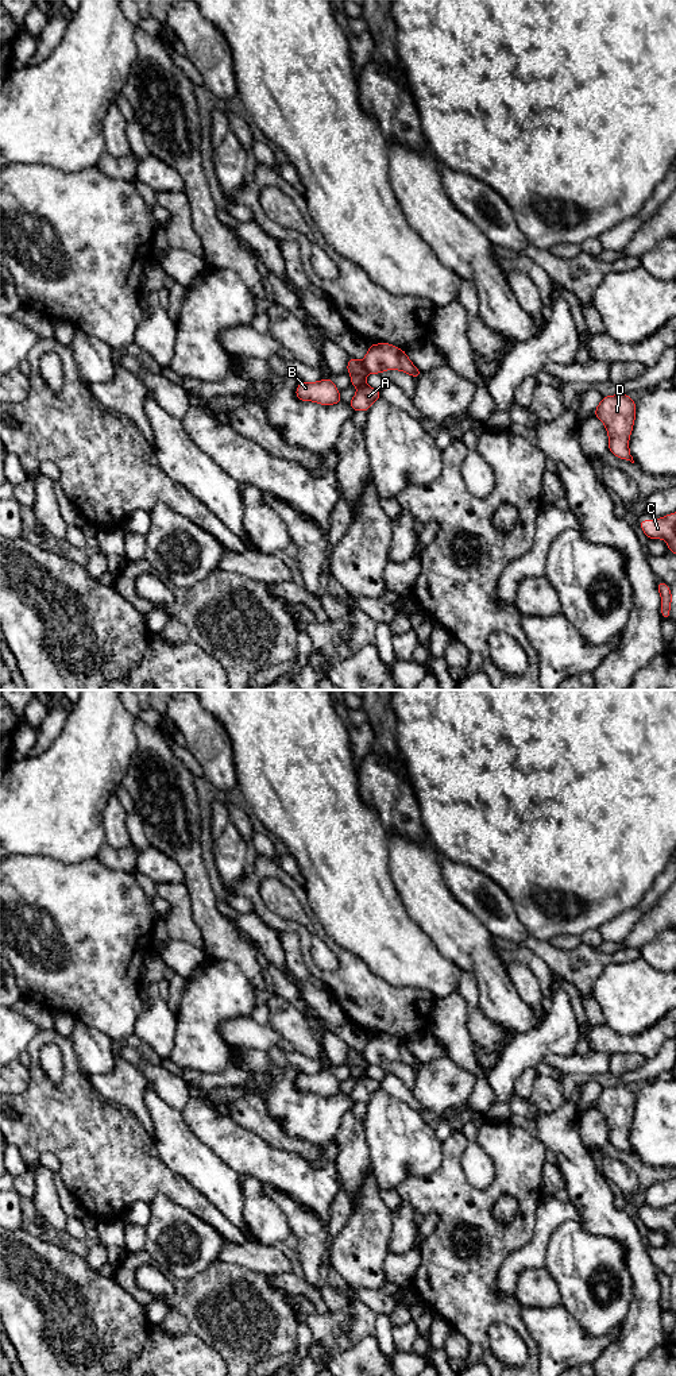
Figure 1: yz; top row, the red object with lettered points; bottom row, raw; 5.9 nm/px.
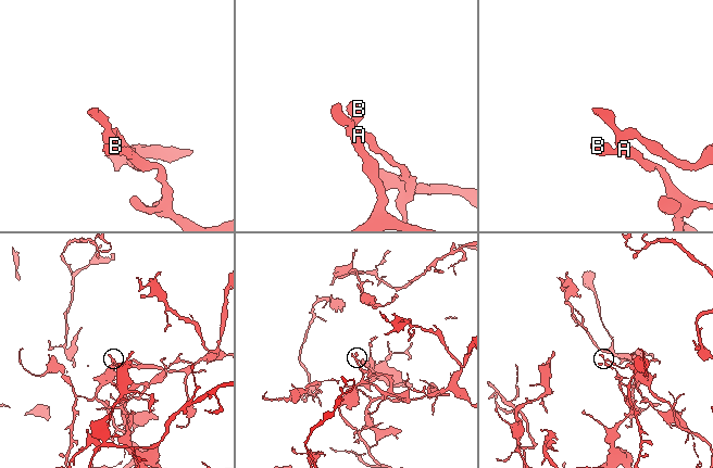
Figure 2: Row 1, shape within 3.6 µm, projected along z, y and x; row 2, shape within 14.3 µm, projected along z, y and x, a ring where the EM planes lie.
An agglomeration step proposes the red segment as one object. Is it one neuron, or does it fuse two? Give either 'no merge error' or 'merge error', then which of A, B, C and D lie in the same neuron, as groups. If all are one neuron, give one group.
merge error | A B / C D

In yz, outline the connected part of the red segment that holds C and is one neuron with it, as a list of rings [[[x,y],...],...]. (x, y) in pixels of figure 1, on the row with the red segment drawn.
[[[676,512],[657,520],[640,520],[644,533],[653,539],[664,539],[669,552],[676,554]]]

